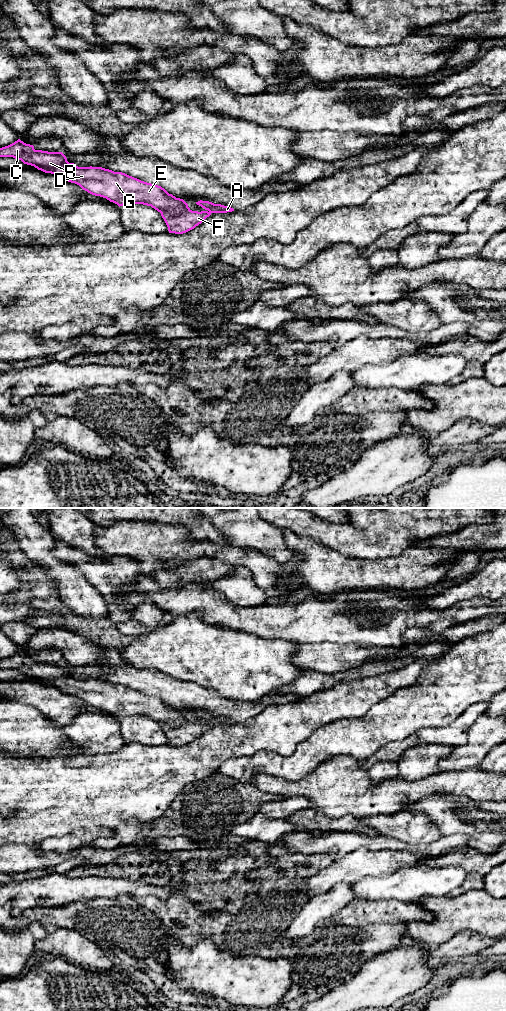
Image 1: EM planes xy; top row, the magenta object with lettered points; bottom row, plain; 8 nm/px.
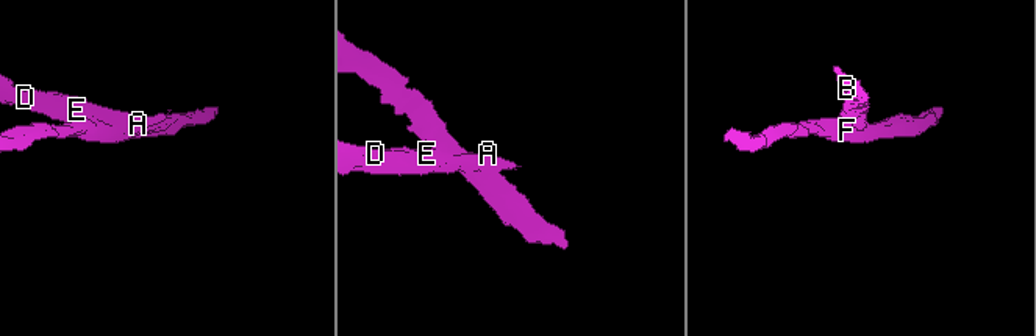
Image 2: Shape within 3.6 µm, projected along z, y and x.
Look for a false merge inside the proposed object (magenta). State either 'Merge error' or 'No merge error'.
Merge error

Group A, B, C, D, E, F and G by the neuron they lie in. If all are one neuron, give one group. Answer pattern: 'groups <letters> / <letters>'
groups A B C D E G / F

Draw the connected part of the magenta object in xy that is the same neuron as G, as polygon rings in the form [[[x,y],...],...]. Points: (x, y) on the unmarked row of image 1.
[[[20,651],[0,660],[0,669],[13,669],[45,685],[75,695],[88,705],[106,710],[119,719],[129,716],[151,718],[158,724],[184,727],[190,720],[180,710],[169,706],[161,698],[141,693],[122,684],[102,679],[78,679],[69,675],[62,664],[35,662]]]

